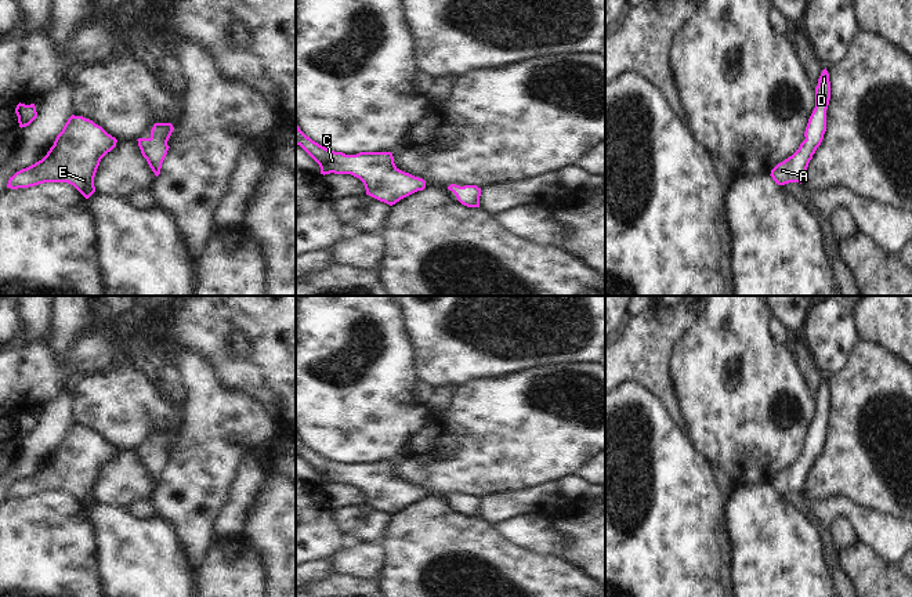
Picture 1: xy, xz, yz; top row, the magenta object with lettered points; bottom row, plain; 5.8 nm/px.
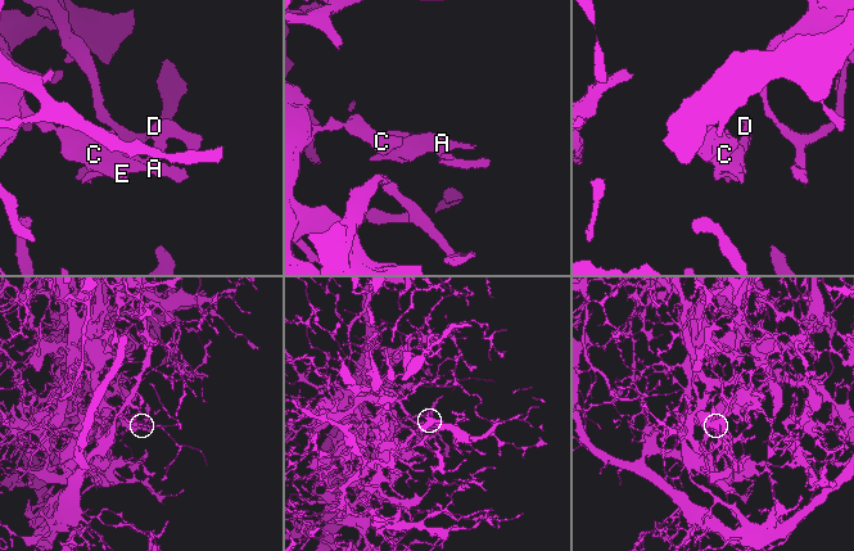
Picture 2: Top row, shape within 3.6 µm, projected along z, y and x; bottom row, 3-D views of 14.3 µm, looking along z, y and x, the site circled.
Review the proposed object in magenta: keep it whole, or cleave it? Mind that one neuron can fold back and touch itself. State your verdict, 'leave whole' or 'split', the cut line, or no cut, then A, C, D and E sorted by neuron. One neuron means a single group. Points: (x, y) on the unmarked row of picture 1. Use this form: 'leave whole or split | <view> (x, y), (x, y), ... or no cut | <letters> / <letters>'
leave whole | no cut | A C D E

